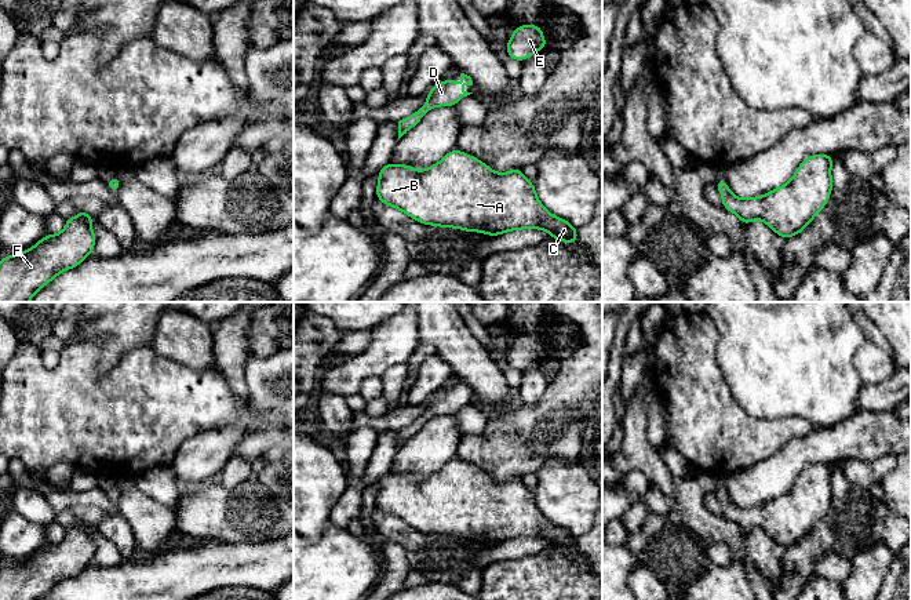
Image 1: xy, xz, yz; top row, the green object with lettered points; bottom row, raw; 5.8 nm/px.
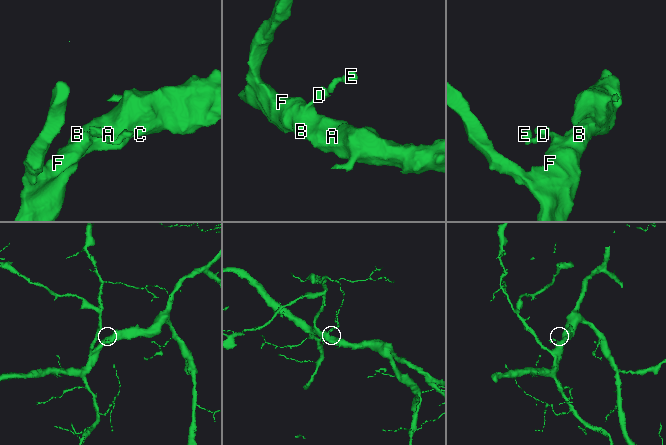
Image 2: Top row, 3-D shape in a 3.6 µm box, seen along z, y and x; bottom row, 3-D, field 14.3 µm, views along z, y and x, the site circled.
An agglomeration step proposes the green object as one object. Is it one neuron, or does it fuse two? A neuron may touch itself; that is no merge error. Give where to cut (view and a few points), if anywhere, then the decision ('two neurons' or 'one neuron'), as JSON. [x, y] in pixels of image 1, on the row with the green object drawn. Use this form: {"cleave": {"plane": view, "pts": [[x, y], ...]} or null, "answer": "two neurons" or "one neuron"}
{"cleave": null, "answer": "one neuron"}

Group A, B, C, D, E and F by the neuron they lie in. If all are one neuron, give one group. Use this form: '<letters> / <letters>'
A B C D E F

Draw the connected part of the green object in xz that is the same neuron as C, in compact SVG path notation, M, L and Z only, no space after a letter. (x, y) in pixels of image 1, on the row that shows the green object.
M455 148L423 171L389 163L378 174L376 197L420 223L488 236L544 229L551 239L579 243L577 229L543 207L521 168L498 174Z

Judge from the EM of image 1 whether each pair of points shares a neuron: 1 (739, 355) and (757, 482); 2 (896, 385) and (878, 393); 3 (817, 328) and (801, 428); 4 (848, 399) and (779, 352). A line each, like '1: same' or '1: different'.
1: different
2: same
3: different
4: same

